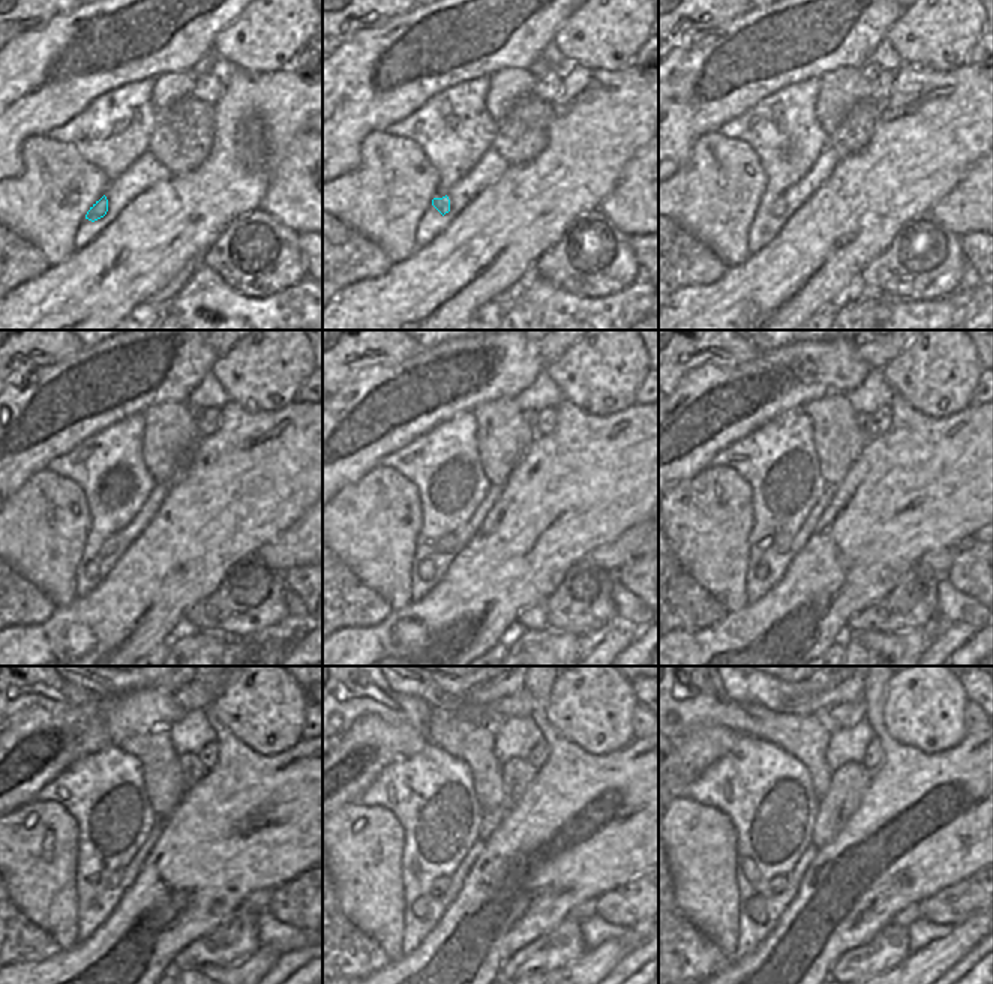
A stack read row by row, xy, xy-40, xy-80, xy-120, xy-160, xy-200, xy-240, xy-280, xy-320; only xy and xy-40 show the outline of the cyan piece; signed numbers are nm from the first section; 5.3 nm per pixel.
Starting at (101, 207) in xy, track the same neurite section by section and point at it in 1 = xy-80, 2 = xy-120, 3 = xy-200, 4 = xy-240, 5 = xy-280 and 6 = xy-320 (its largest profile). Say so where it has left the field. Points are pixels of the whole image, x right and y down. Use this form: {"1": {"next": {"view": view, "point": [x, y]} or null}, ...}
{"1": {"next": {"view": "xy-80", "point": [779, 209]}}, "2": {"next": {"view": "xy-120", "point": [110, 543]}}, "3": {"next": {"view": "xy-200", "point": [782, 545]}}, "4": {"next": {"view": "xy-240", "point": [113, 879]}}, "5": {"next": {"view": "xy-280", "point": [443, 882]}}, "6": {"next": {"view": "xy-320", "point": [779, 882]}}}

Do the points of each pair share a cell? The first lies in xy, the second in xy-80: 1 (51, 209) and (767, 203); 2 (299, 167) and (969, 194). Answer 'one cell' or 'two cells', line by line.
1: two cells
2: one cell

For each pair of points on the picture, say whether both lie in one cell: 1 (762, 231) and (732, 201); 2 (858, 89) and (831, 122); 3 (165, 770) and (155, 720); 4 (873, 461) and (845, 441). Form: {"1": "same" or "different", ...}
{"1": "different", "2": "same", "3": "different", "4": "different"}

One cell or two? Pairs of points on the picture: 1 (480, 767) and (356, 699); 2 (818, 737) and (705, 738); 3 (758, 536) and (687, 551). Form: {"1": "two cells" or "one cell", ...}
{"1": "one cell", "2": "two cells", "3": "two cells"}

